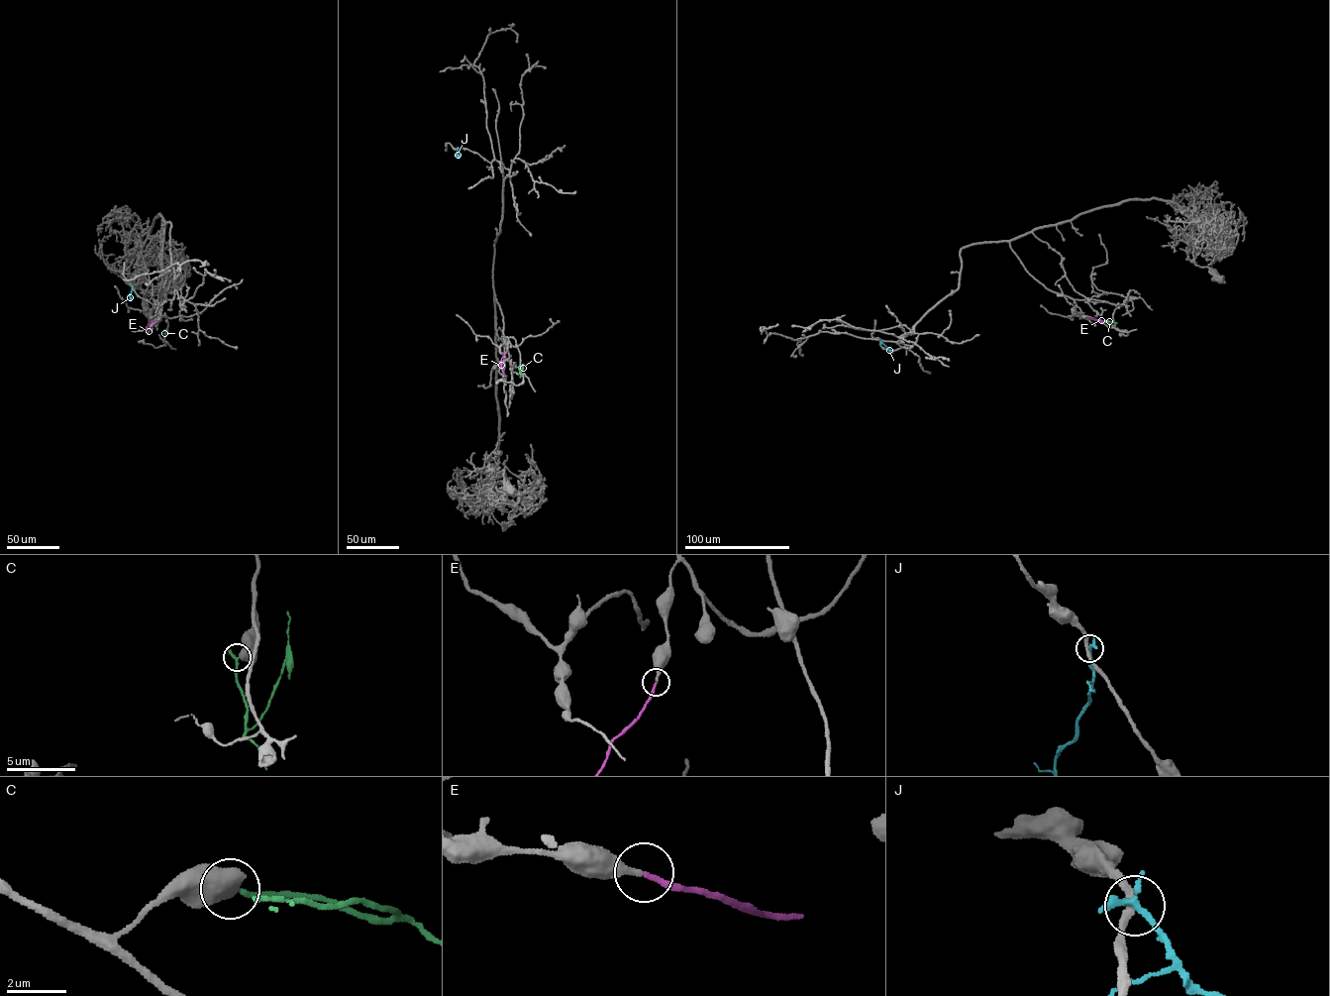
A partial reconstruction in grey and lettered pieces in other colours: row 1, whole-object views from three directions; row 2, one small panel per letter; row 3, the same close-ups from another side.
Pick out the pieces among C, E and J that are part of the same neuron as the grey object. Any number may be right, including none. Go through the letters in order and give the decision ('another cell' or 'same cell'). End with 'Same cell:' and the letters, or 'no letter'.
C: another cell
E: same cell
J: another cell
Same cell: E

